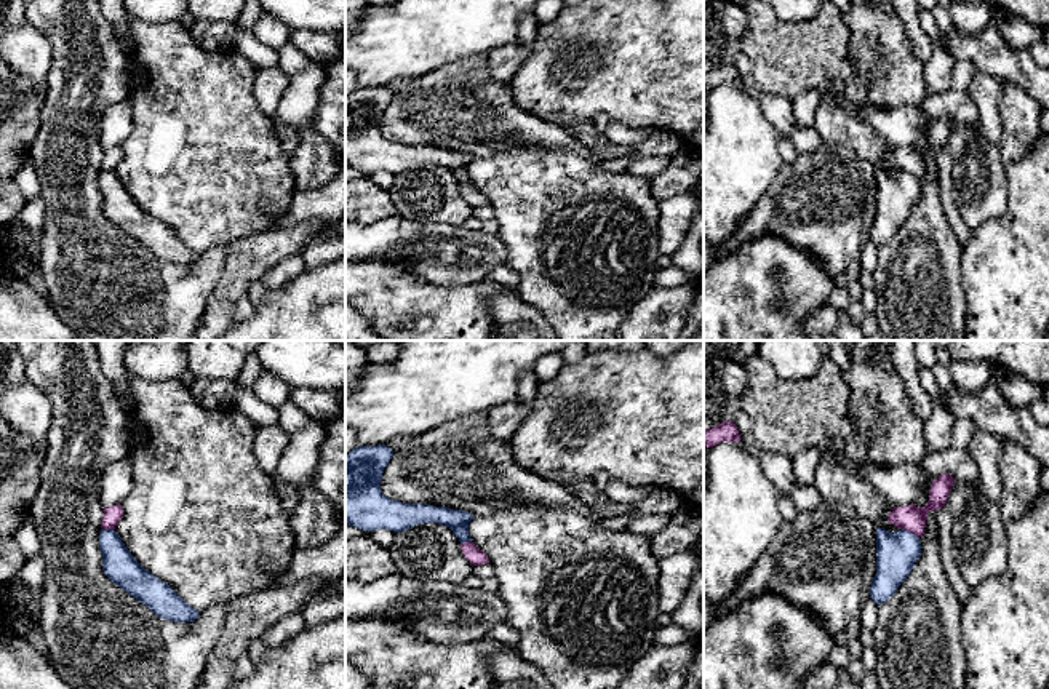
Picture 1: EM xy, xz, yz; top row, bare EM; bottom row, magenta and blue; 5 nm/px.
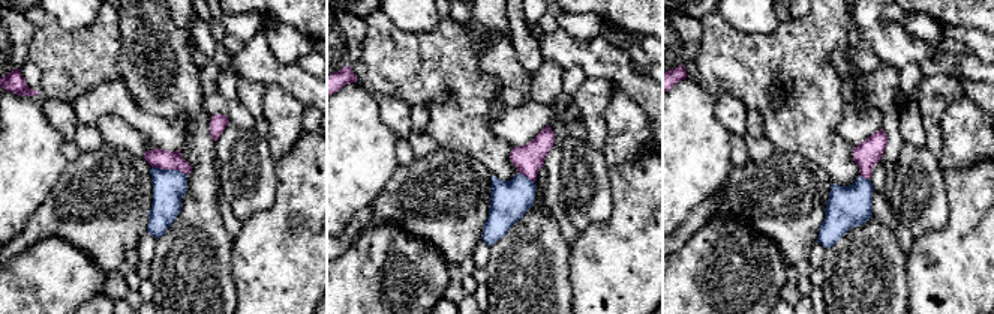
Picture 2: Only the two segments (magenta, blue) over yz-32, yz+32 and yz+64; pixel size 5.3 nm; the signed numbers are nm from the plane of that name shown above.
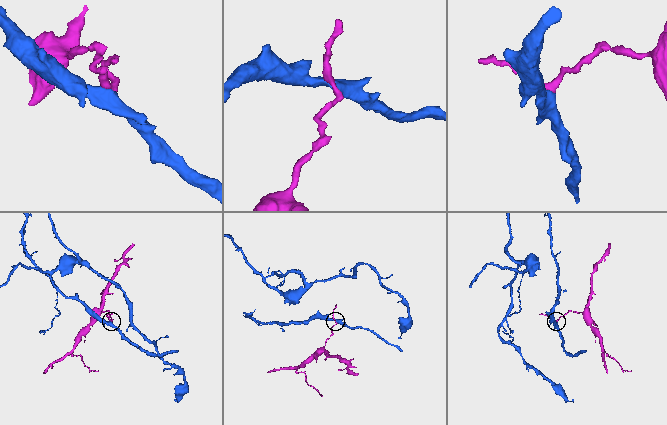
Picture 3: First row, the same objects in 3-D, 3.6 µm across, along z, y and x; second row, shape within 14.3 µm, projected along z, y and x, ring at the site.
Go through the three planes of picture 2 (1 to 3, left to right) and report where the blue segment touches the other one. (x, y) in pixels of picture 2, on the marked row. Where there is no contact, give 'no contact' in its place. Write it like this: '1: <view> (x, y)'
1: yz-32 (168, 169)
2: yz+32 (526, 176)
3: yz+64 (865, 178)

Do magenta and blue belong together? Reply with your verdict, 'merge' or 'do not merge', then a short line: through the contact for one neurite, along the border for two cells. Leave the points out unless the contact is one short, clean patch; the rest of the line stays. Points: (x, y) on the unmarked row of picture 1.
do not merge; line yz (901, 170), (918, 179)

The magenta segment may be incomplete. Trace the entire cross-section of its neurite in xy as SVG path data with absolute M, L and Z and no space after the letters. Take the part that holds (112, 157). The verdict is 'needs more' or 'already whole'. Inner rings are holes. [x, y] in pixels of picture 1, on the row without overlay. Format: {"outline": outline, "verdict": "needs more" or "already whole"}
{"outline": "M120 145L104 149L104 158L102 158L102 163L101 163L101 169L102 171L115 171L115 168L122 161L122 157L123 157L123 152L122 152Z", "verdict": "already whole"}

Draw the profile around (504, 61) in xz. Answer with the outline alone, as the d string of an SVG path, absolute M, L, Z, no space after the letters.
M526 13L518 19L517 37L510 45L502 45L491 50L488 66L493 77L499 82L510 83L523 61L529 56L536 40L539 24L532 13Z

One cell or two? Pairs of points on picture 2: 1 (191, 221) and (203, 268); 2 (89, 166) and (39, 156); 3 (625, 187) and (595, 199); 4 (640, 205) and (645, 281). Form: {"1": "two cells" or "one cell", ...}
{"1": "one cell", "2": "two cells", "3": "two cells", "4": "one cell"}

